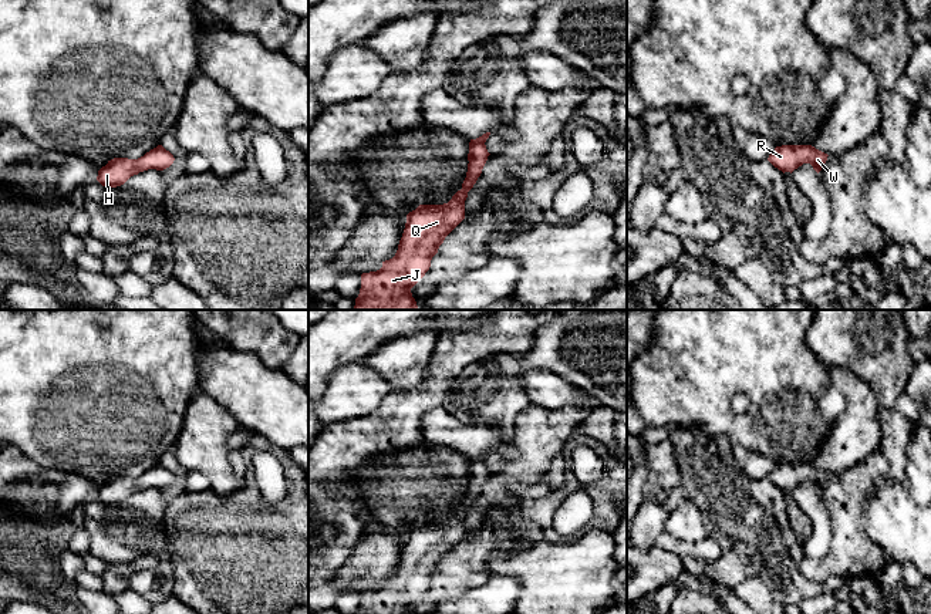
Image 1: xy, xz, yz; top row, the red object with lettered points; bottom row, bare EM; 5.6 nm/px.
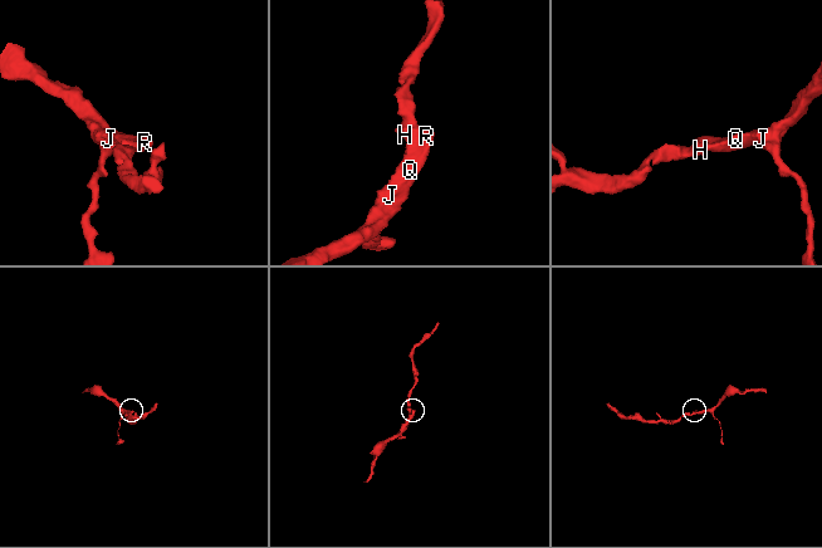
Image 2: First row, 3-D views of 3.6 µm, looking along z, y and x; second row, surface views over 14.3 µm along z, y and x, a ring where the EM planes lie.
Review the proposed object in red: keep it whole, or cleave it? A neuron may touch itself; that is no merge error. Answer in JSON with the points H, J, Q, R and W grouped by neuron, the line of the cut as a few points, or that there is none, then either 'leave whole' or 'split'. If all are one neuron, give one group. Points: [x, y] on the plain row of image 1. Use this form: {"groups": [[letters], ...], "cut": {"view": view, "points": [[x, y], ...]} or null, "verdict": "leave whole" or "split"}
{"groups": [["H", "J", "Q", "R", "W"]], "cut": null, "verdict": "leave whole"}

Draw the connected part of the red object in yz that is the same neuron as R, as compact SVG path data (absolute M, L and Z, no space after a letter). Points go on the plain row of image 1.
M782 463L775 466L768 479L783 492L792 492L803 482L810 482L819 492L826 482L827 475L827 472L812 463Z

